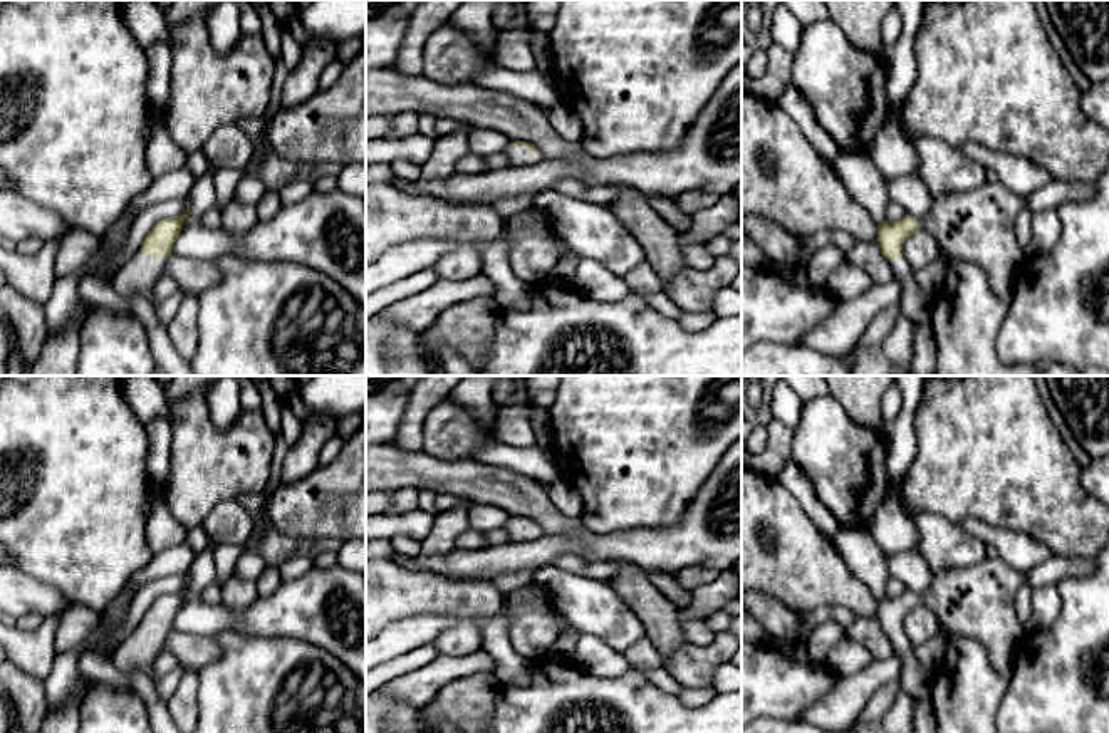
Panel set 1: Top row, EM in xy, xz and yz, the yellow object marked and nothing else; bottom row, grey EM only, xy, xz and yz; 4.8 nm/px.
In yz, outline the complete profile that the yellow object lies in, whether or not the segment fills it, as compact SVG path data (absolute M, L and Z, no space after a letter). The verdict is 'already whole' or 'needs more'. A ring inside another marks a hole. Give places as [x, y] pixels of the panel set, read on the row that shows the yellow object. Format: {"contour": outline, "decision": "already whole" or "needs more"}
{"contour": "M985 181L968 191L941 195L923 220L906 215L877 225L876 242L901 283L901 314L913 325L931 322L931 295L916 283L914 270L903 253L904 242L918 228L936 238L948 260L980 265L997 297L1010 304L1013 277L1025 258L1015 238L1015 221L1025 208L1023 196L998 181Z", "decision": "needs more"}

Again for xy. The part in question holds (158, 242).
{"contour": "M188 205L180 216L159 220L141 242L141 248L114 273L111 285L124 297L139 294L156 307L153 289L163 277L171 248L190 215Z", "decision": "needs more"}

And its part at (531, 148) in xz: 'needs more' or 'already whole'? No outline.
needs more

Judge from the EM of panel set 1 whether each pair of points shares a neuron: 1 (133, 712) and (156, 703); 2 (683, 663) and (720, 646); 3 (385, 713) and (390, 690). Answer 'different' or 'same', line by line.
1: different
2: same
3: different

